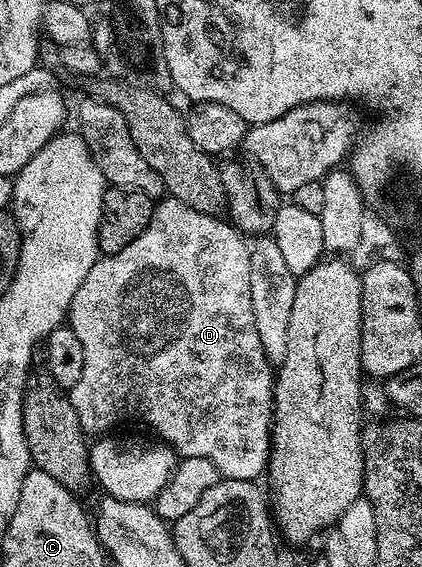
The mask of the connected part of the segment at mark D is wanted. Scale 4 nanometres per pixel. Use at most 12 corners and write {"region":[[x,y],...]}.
{"region":[[172,197],[91,265],[67,391],[267,469],[275,375],[241,232]]}

